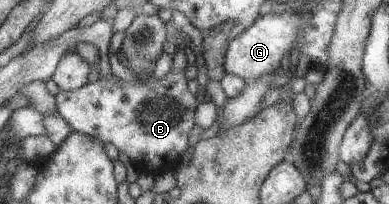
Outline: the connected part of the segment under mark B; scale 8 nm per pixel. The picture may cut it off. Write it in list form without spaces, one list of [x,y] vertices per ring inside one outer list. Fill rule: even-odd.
[[[169,70],[160,80],[136,77],[134,82],[124,82],[108,71],[101,73],[100,78],[92,84],[84,84],[72,91],[58,92],[54,96],[58,115],[70,125],[72,131],[100,140],[103,145],[112,144],[118,152],[128,157],[139,174],[156,178],[163,173],[174,172],[188,148],[188,136],[195,125],[193,115],[198,104],[195,96],[187,90],[184,70]]]

